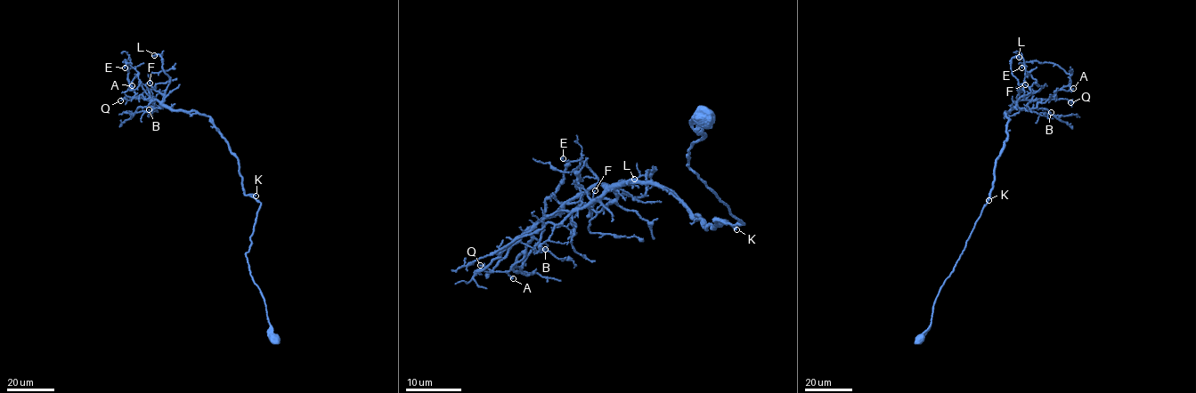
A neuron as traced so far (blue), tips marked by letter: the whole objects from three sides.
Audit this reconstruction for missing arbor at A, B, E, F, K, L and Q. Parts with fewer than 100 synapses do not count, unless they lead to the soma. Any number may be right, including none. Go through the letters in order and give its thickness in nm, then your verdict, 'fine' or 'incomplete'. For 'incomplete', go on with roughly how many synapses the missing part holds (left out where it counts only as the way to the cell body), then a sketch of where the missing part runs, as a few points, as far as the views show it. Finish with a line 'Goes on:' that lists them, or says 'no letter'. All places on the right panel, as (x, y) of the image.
A: 130 nm thick; fine
B: 130 nm thick; fine
E: 150 nm thick; fine
F: 120 nm thick; fine
K: 280 nm thick; incomplete; about 250 synapses; missing branch runs (988, 200), (986, 192), (993, 180), (995, 164), (983, 141), (957, 126), (944, 128), (947, 116), (927, 105)
L: 190 nm thick; fine
Q: 130 nm thick; fine
Goes on: K

